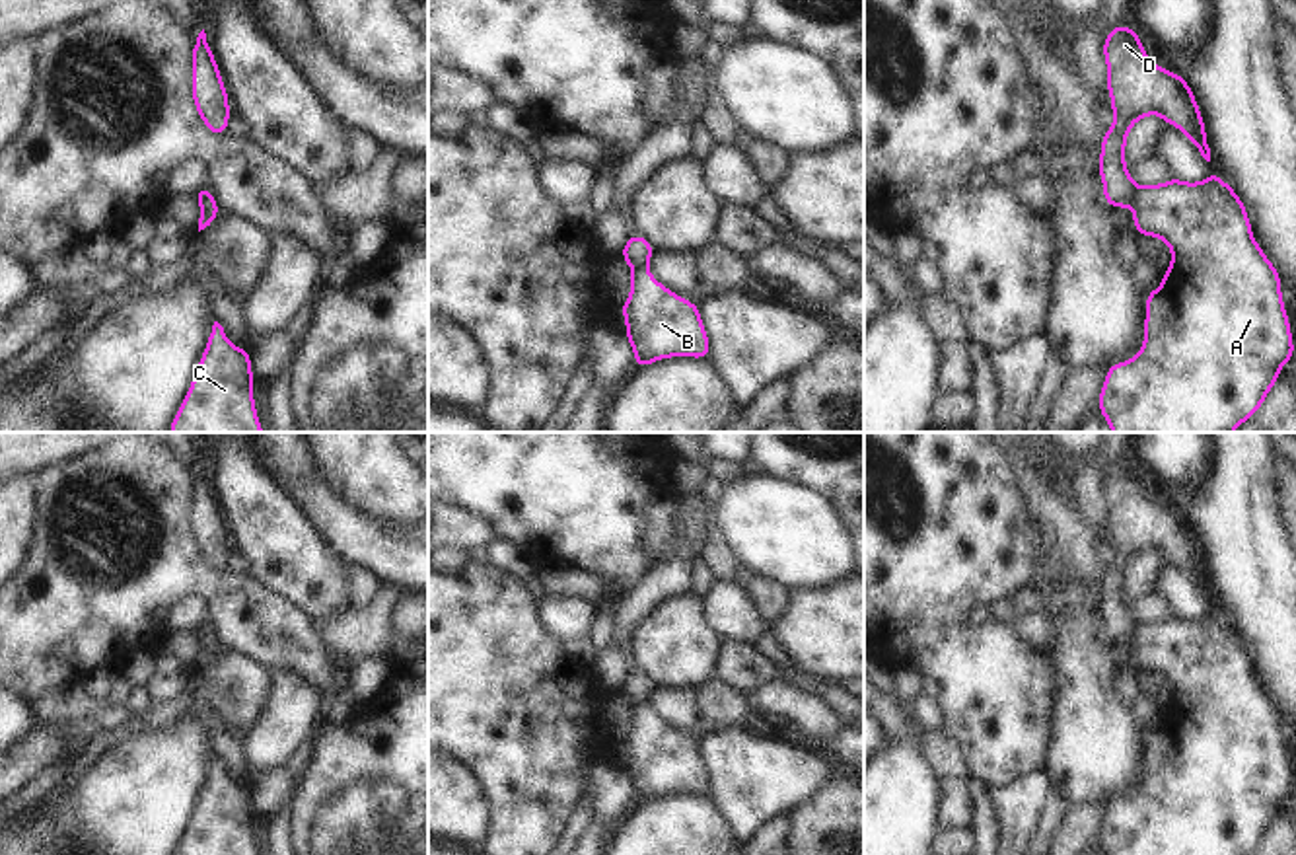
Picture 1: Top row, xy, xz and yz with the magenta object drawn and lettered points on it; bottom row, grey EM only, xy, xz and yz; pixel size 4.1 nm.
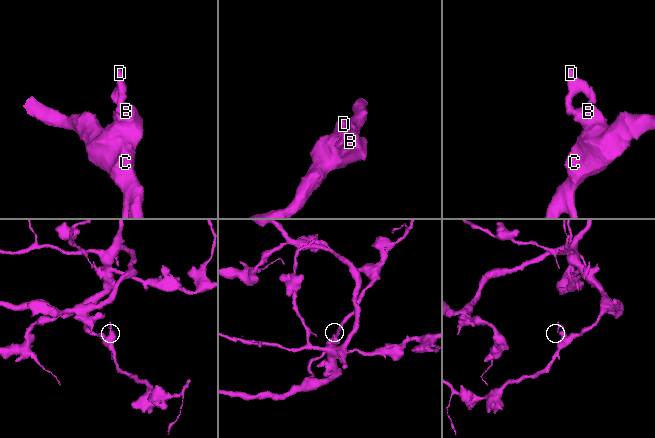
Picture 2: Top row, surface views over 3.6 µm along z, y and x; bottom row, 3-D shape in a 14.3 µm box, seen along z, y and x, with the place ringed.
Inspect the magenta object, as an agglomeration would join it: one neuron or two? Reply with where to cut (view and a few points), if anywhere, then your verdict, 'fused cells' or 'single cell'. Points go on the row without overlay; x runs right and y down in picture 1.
cut in yz along (1137, 624), (1131, 641); fused cells

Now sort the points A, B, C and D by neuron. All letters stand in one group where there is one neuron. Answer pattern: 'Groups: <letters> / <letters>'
Groups: A B C / D.

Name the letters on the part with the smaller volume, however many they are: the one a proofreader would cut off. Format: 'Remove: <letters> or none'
Remove: D

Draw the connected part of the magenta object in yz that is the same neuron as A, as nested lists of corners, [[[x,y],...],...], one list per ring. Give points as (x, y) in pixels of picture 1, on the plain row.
[[[1214,608],[1201,619],[1185,619],[1171,613],[1162,621],[1136,623],[1133,643],[1133,664],[1140,672],[1156,672],[1158,676],[1166,678],[1171,684],[1171,701],[1164,709],[1162,723],[1146,730],[1144,783],[1129,799],[1115,799],[1107,804],[1107,814],[1099,828],[1099,849],[1105,855],[1251,855],[1265,837],[1269,826],[1278,816],[1282,800],[1294,795],[1294,779],[1280,730],[1282,715],[1257,682],[1251,670],[1245,641],[1240,637],[1238,629]]]

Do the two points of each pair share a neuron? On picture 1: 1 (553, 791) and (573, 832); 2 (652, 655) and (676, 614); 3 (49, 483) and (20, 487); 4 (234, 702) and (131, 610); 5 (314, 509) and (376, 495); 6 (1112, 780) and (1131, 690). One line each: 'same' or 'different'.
1: different
2: same
3: different
4: different
5: different
6: different

